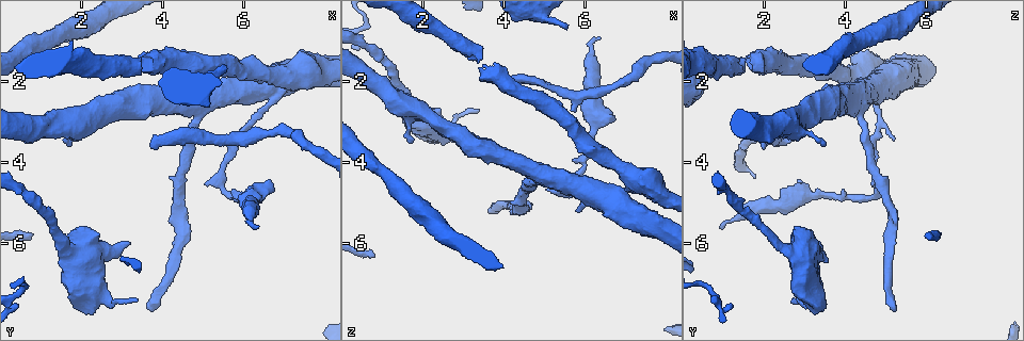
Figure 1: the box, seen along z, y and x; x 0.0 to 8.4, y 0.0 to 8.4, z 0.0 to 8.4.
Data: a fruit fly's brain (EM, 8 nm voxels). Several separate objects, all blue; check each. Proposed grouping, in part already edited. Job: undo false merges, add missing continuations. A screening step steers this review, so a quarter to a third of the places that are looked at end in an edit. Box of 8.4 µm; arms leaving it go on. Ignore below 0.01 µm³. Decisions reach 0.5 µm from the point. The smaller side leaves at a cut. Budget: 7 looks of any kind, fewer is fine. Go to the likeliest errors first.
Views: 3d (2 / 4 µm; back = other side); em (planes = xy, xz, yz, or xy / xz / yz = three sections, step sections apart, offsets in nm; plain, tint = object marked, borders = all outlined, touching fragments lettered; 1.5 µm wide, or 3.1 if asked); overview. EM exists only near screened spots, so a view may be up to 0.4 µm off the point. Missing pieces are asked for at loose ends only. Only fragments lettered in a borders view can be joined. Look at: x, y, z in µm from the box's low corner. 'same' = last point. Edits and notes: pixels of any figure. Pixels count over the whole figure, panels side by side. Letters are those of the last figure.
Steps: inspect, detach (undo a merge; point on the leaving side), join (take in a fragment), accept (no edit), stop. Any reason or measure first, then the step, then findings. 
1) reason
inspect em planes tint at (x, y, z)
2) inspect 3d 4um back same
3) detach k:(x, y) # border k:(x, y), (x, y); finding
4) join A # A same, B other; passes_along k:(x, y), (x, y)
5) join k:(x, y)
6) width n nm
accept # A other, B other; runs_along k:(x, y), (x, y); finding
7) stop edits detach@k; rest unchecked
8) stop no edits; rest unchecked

branch stops here
inspect em xz step 8 borders at (5.65, 1.70, 0.65)

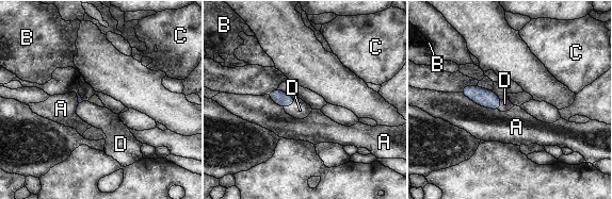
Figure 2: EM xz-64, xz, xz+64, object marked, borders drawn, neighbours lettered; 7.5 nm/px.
join D # A other, B other, C other, D same; the neuron continues

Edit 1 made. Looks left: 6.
inspect overview

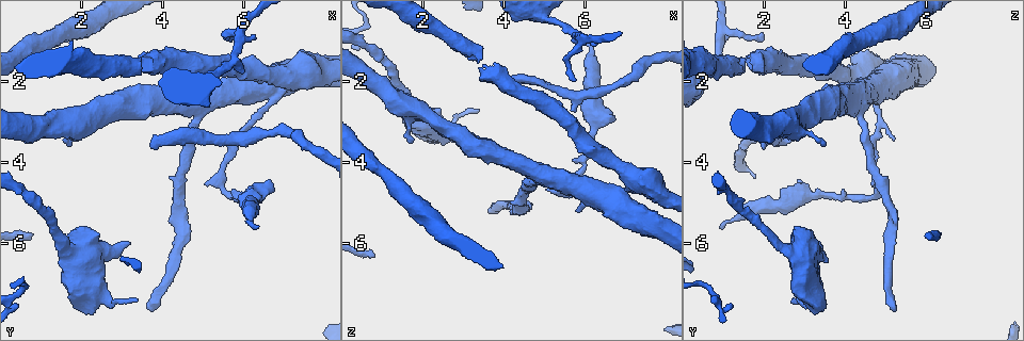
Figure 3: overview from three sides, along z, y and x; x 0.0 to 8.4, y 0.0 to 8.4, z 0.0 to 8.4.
abrupt turn
inspect 3d 4um at (0.60, 7.00, 0.55)

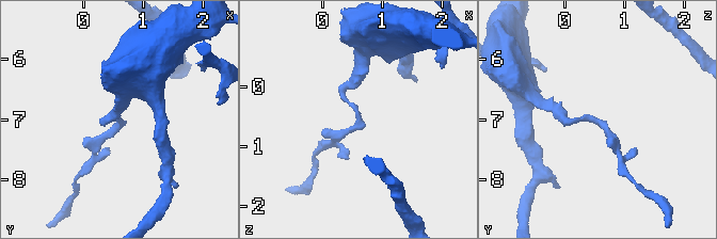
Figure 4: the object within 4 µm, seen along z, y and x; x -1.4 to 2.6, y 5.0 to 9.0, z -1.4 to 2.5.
need the tissue
inspect em planes tint at (0.60, 7.05, 0.60)

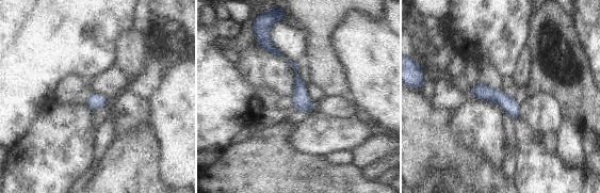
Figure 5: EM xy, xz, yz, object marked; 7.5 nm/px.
see the neighbours
inspect em planes borders same

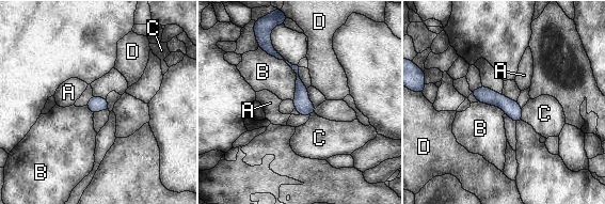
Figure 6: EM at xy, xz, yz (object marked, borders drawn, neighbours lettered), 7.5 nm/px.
width 120 nm
accept # A other, B other, C other, D other; one neuron here

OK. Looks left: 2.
stop edits join@2; rest unchecked

